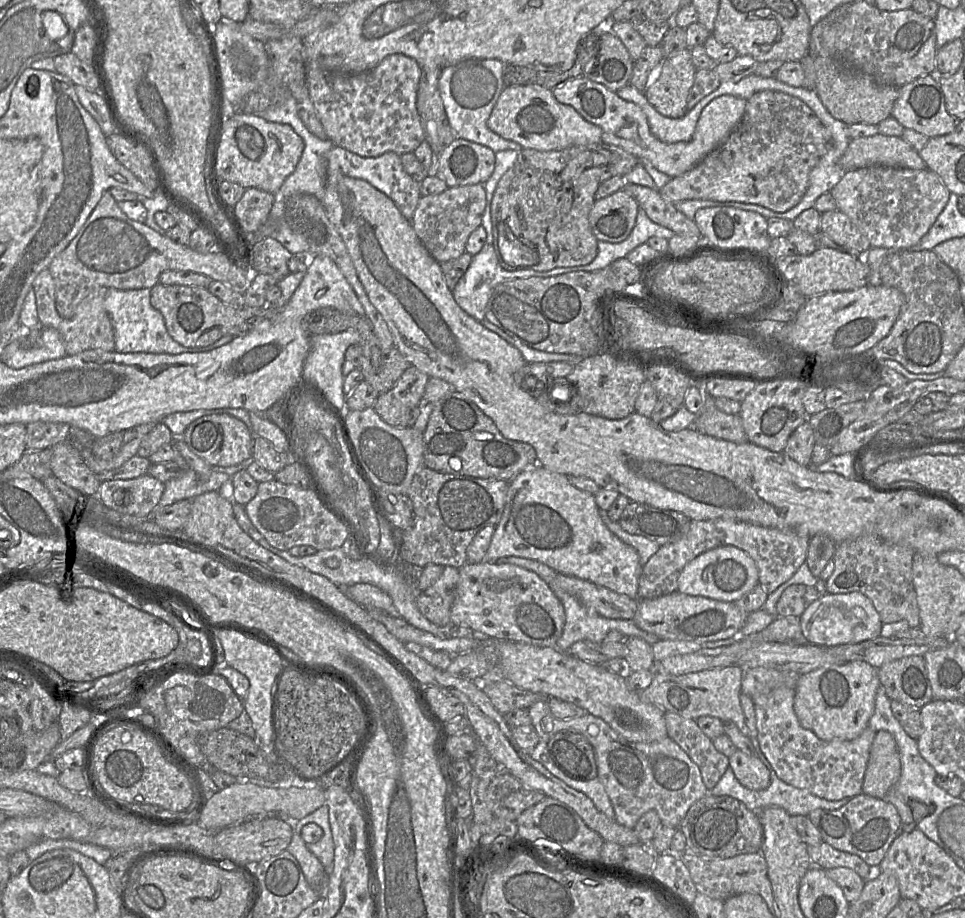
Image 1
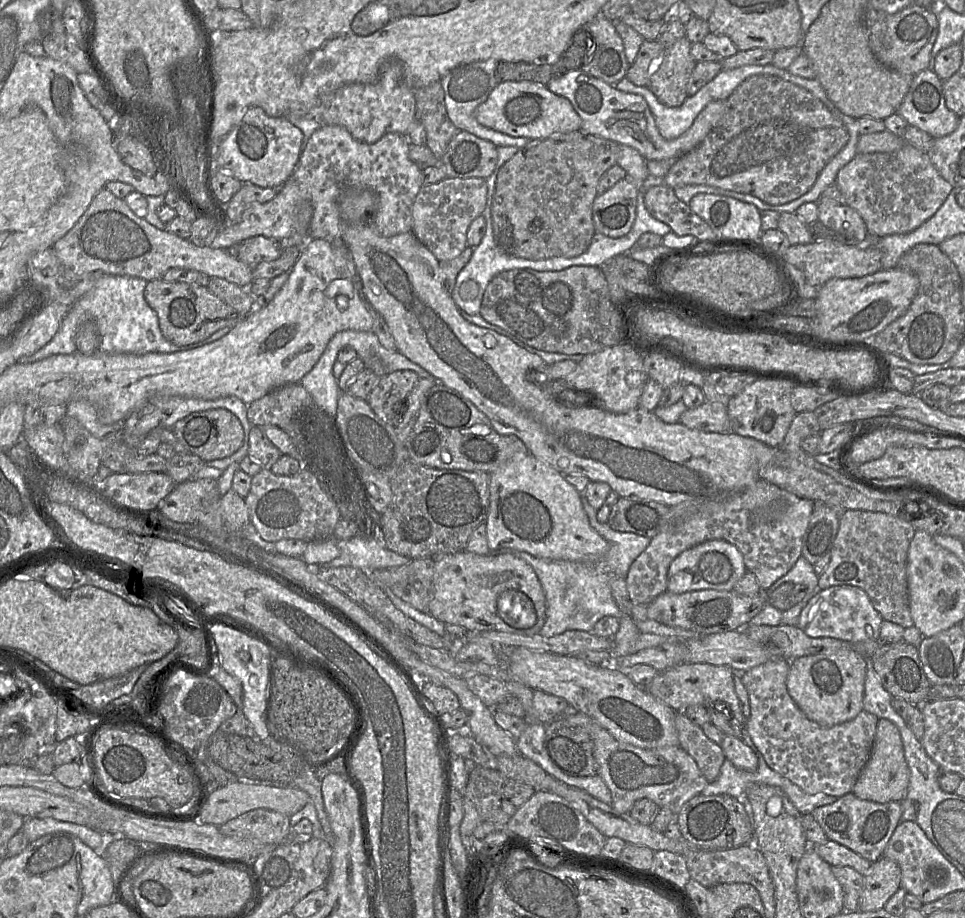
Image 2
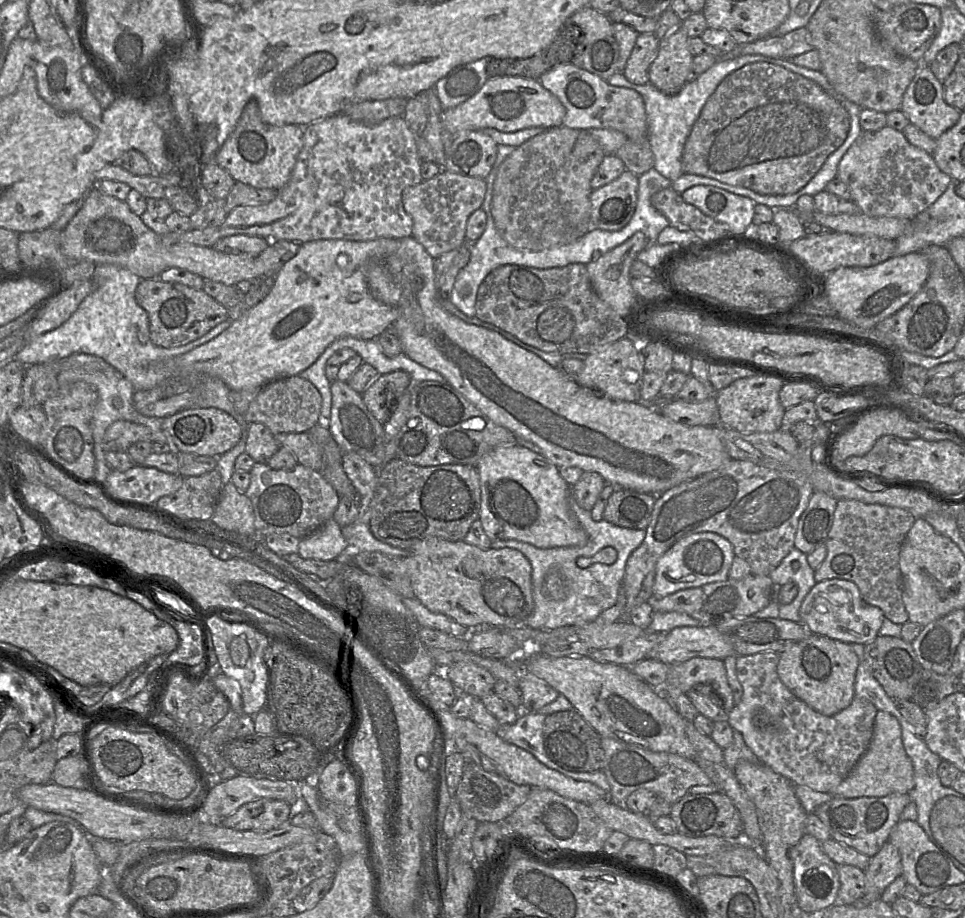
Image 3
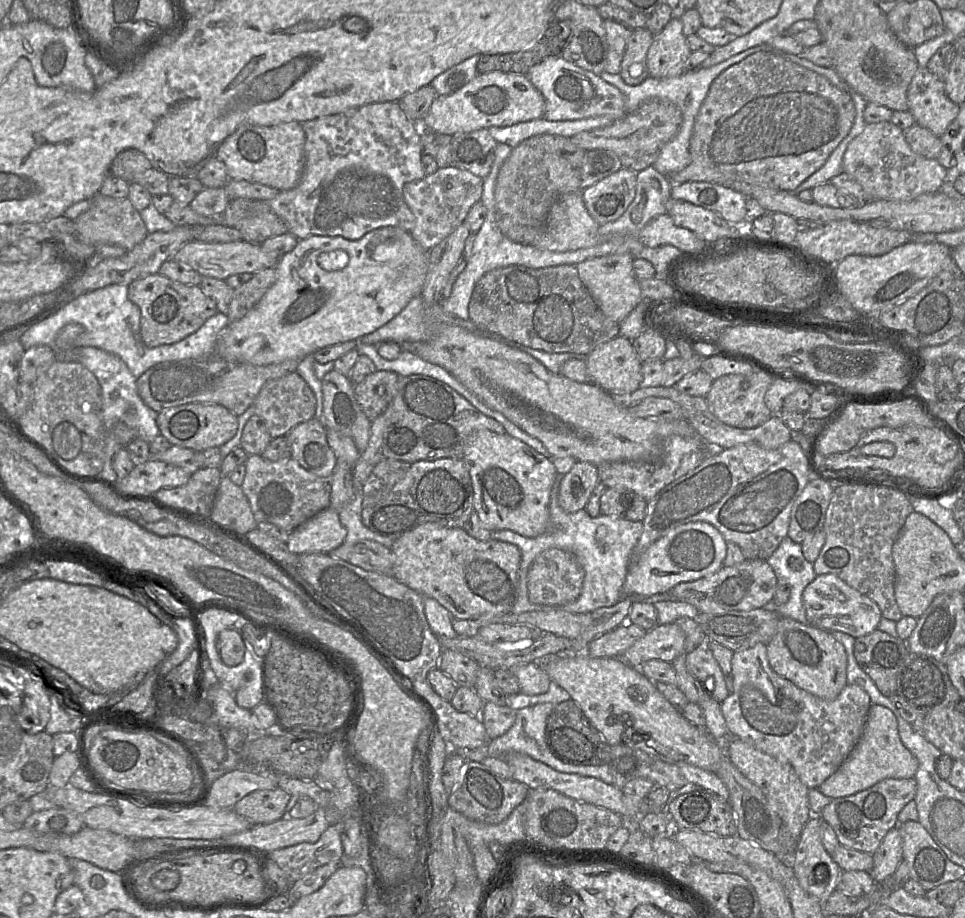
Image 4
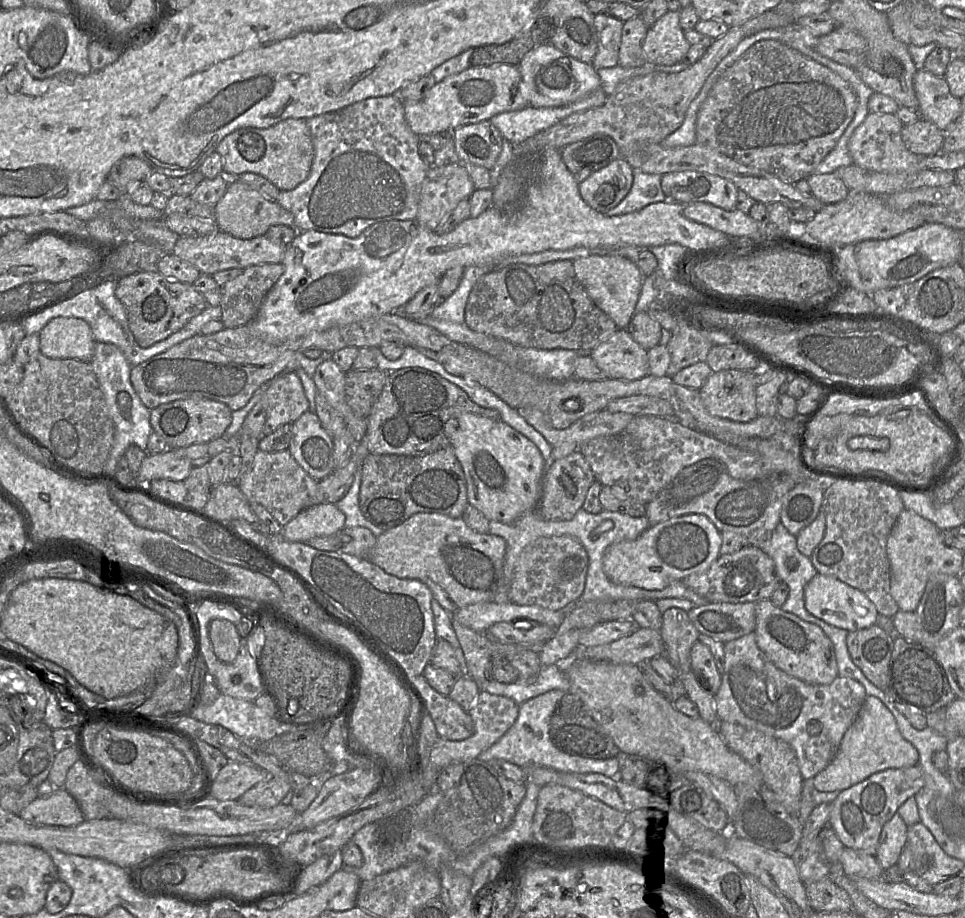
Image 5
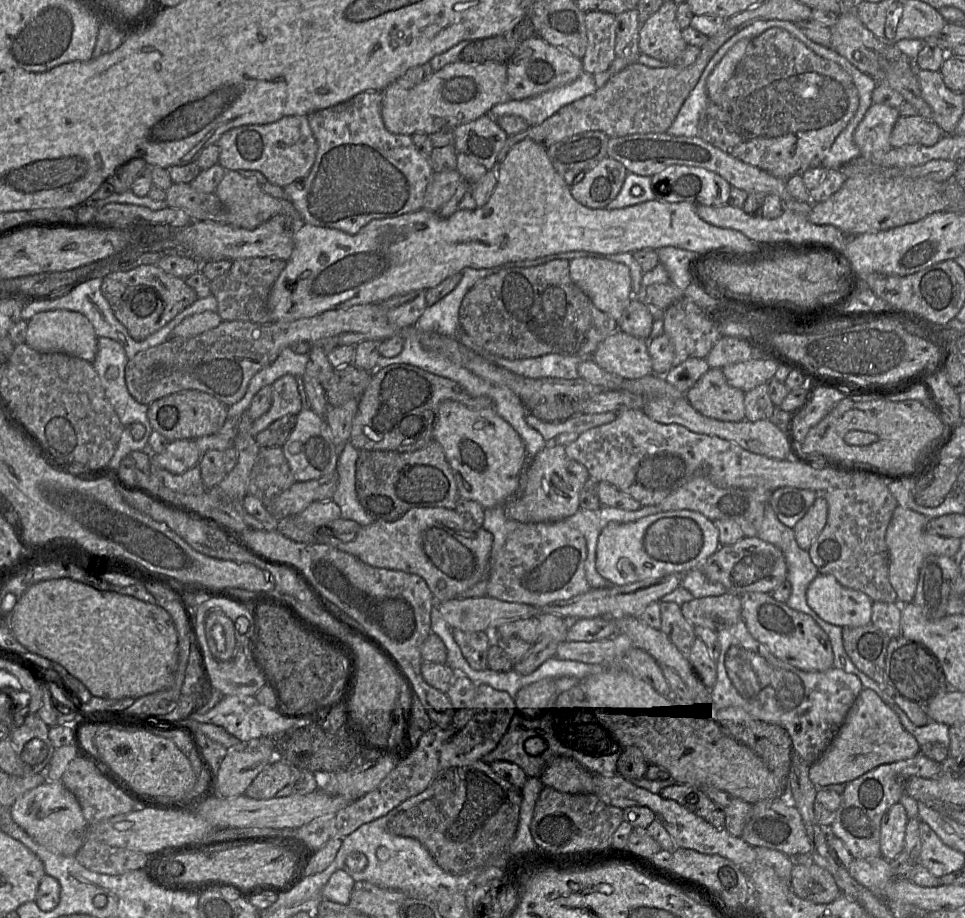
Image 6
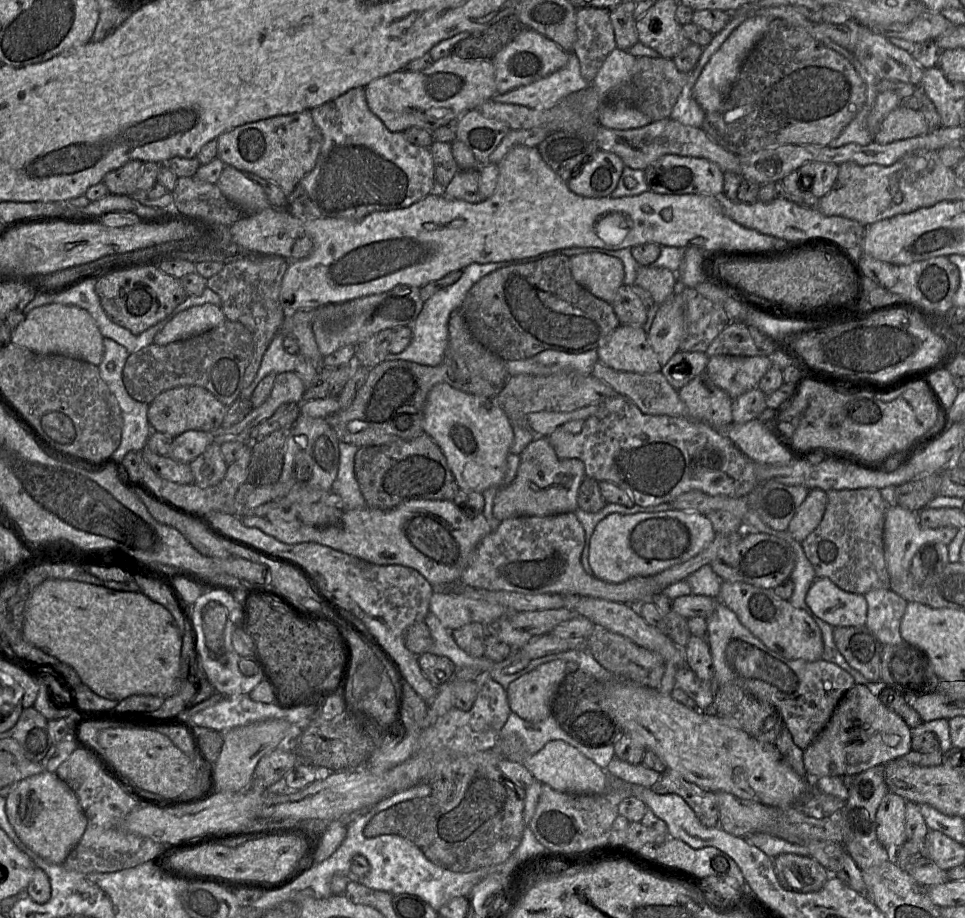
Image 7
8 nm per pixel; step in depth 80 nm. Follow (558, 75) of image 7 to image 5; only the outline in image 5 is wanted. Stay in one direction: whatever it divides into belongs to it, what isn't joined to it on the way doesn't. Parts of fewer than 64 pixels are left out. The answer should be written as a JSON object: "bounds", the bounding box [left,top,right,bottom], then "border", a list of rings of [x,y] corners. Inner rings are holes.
{"bounds":[489,89,607,190],"border":[[[597,89],[585,96],[584,98],[580,99],[579,101],[566,106],[546,108],[535,108],[529,106],[522,110],[504,112],[493,116],[490,119],[490,122],[499,130],[505,141],[503,143],[501,153],[495,165],[489,171],[492,189],[494,190],[495,186],[498,183],[501,172],[513,158],[514,146],[517,146],[523,143],[528,138],[531,138],[539,132],[542,132],[550,128],[551,126],[557,124],[562,119],[566,118],[567,116],[573,113],[583,112],[602,106],[606,102],[606,99],[607,95],[605,94],[605,92],[602,89]]]}

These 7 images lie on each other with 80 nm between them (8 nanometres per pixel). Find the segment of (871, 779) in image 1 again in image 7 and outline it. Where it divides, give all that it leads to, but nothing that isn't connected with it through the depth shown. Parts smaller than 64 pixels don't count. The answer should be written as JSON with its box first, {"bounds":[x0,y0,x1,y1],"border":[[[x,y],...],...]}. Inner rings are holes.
{"bounds":[803,684,912,777],"border":[[[855,684],[840,700],[829,722],[813,742],[803,750],[808,777],[852,776],[901,758],[912,751],[910,727],[877,696],[861,684]]]}

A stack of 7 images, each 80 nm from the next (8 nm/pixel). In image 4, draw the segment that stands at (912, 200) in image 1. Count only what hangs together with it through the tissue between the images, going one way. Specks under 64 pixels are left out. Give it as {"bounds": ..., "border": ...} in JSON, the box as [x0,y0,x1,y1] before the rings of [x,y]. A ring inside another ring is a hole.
{"bounds":[842,121,948,201],"border":[[[891,121],[865,125],[864,130],[849,143],[843,156],[842,171],[860,184],[865,201],[909,201],[939,191],[948,181],[946,169],[936,159],[915,153],[907,143],[904,131]]]}

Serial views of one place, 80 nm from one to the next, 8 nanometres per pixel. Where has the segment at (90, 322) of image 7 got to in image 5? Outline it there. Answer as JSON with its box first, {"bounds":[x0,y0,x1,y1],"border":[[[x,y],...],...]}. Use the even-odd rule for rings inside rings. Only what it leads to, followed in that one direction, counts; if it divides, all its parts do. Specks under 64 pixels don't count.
{"bounds":[39,317,95,362],"border":[[[76,317],[50,320],[39,333],[40,353],[54,359],[90,362],[95,340],[89,324]]]}

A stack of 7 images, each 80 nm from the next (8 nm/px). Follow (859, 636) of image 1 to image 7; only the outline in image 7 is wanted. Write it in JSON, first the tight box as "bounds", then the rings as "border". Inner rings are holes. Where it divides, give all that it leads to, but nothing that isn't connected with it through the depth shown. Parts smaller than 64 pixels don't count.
{"bounds":[805,578,867,627],"border":[[[816,578],[805,602],[814,615],[833,627],[865,626],[867,602],[864,596],[840,589],[829,578]]]}

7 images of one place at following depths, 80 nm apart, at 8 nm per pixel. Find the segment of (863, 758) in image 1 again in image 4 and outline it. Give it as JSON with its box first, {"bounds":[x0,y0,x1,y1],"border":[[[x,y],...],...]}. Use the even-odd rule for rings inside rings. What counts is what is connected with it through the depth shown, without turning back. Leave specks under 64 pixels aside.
{"bounds":[720,643,872,789],"border":[[[763,643],[734,651],[731,672],[733,689],[720,703],[729,734],[787,760],[809,789],[818,789],[839,769],[862,736],[872,705],[869,695],[861,687],[847,684],[834,700],[818,698],[779,676],[770,666]]]}

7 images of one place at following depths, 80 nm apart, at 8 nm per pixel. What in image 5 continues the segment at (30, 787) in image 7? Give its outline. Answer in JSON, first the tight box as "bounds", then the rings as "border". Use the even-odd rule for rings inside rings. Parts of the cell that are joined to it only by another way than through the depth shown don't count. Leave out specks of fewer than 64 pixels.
{"bounds":[19,788,85,827],"border":[[[64,788],[38,796],[19,816],[26,822],[48,826],[71,827],[85,821],[77,801]]]}

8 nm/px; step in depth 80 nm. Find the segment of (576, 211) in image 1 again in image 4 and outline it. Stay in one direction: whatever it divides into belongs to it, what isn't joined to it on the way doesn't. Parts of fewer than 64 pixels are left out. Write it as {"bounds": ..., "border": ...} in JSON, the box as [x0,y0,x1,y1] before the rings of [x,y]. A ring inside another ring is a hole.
{"bounds":[495,134,586,245],"border":[[[553,134],[532,136],[515,147],[500,168],[495,185],[495,217],[502,234],[516,243],[537,245],[556,199],[567,193],[582,192],[581,167],[585,155],[586,150],[573,144],[570,138]]]}

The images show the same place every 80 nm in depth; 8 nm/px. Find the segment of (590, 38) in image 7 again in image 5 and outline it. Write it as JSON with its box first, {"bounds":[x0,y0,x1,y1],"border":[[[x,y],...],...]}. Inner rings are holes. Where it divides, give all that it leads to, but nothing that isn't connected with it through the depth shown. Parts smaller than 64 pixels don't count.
{"bounds":[591,15,623,69],"border":[[[594,15],[598,49],[591,65],[595,69],[611,68],[618,64],[623,23],[610,15]]]}

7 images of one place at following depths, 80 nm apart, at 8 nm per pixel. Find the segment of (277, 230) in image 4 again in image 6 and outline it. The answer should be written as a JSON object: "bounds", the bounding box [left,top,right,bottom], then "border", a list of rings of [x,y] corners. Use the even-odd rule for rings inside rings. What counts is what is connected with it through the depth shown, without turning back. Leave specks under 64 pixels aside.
{"bounds":[215,171,298,229],"border":[[[226,171],[215,194],[226,211],[226,223],[244,229],[254,229],[278,214],[291,216],[293,213],[298,213],[289,200],[270,196],[256,181],[244,177],[239,171]]]}

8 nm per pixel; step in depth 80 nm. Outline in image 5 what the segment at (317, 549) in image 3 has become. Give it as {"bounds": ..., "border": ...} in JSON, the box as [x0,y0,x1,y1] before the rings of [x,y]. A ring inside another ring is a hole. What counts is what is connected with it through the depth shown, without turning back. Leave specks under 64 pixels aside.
{"bounds":[282,504,345,543],"border":[[[316,504],[303,509],[283,526],[282,535],[290,542],[306,543],[315,537],[331,536],[345,527],[345,516],[336,504]]]}

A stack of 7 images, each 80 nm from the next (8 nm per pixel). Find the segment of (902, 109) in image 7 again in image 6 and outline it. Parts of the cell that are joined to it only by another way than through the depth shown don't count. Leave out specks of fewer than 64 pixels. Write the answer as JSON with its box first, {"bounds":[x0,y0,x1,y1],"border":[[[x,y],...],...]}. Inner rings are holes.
{"bounds":[891,114,944,147],"border":[[[919,114],[914,116],[899,116],[891,135],[892,147],[920,144],[935,145],[944,135],[942,129],[932,120]]]}

